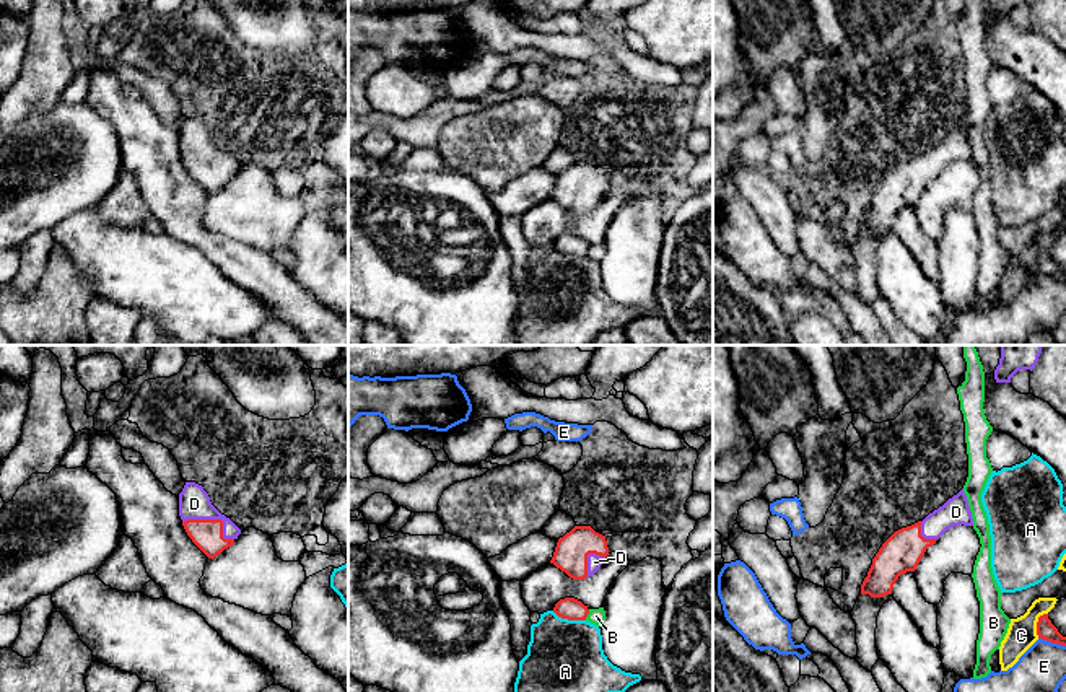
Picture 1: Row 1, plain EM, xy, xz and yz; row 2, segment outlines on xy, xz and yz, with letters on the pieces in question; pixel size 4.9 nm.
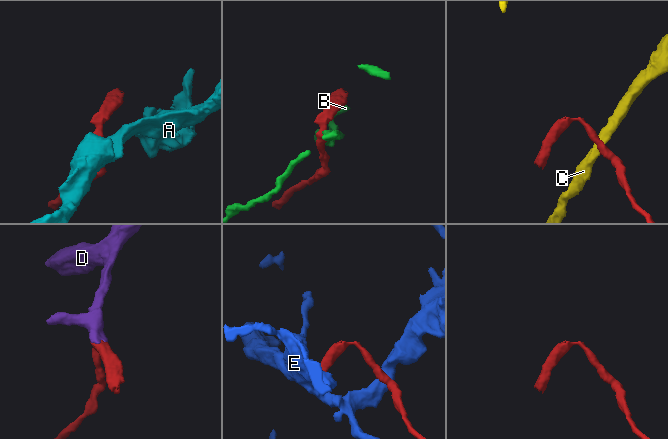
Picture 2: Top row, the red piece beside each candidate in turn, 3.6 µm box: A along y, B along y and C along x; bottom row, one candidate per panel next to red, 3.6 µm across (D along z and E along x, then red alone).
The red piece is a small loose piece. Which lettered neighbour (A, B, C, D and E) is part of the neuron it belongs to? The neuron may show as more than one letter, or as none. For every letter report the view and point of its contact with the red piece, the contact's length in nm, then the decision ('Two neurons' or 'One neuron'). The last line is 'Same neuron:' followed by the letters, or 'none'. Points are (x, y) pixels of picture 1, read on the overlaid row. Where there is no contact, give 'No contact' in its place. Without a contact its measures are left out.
A: Touches red at xz (568, 619). Shared border 180 nm. Two neurons
B: Touches red at xz (588, 613). Shared border 60 nm. Two neurons
C: Touches red at yz (1037, 624). Shared border 140 nm. Two neurons
D: Touches red at xy (215, 520). Shared border 280 nm. One neuron
E: Touches red at yz (1052, 642). Shared border 140 nm. Two neurons
Same neuron: D

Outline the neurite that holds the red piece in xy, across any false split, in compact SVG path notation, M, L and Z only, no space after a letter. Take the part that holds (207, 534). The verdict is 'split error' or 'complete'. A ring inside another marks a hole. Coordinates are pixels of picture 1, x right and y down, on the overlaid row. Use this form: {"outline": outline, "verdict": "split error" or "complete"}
{"outline": "M186 482L179 493L179 516L187 536L208 558L231 547L241 534L241 529L212 505L208 493L195 482Z", "verdict": "split error"}

